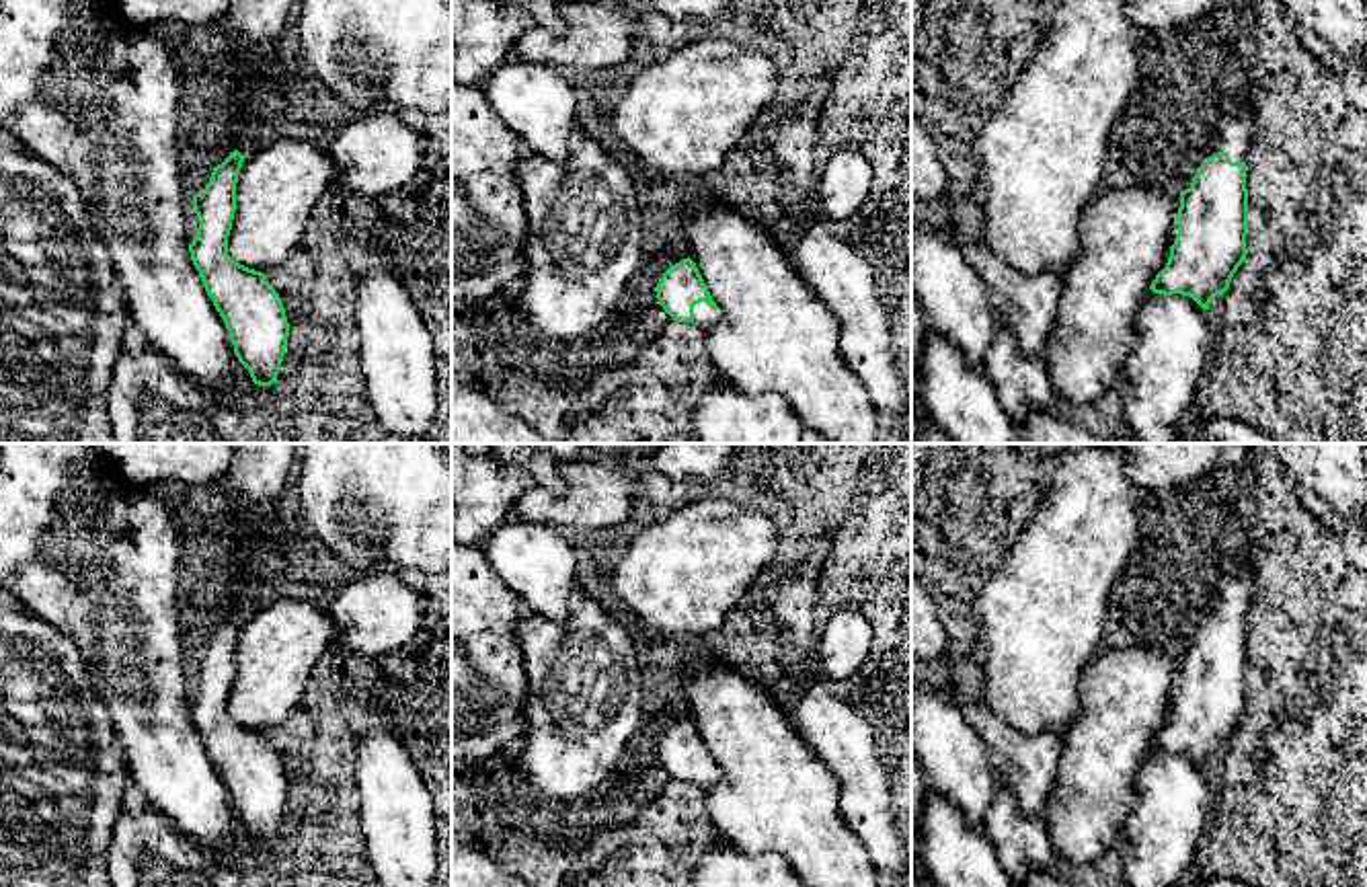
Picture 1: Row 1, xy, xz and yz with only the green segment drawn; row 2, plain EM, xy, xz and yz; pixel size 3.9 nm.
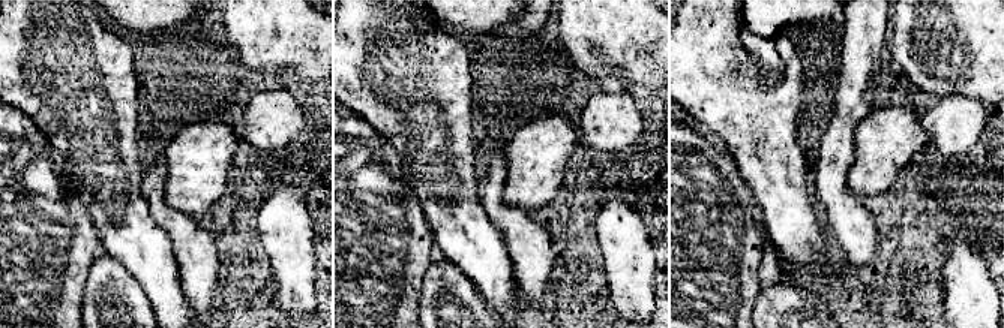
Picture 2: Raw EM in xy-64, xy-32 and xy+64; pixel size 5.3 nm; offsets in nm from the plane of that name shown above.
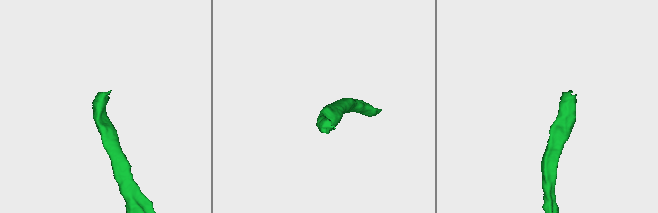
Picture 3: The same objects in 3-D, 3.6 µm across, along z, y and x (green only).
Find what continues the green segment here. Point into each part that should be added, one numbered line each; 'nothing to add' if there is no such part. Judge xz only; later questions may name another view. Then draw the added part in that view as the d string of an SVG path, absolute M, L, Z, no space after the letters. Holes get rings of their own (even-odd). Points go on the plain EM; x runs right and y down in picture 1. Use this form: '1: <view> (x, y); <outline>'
1: xz (705, 777); M706 762L694 766L694 784L704 793L718 780L720 772L712 770Z

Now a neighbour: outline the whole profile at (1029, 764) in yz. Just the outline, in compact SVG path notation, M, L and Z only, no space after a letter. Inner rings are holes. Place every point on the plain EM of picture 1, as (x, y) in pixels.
M983 698L969 702L965 715L987 745L993 776L1010 786L1022 813L1043 817L1059 772L1061 735L1026 735L993 712Z

